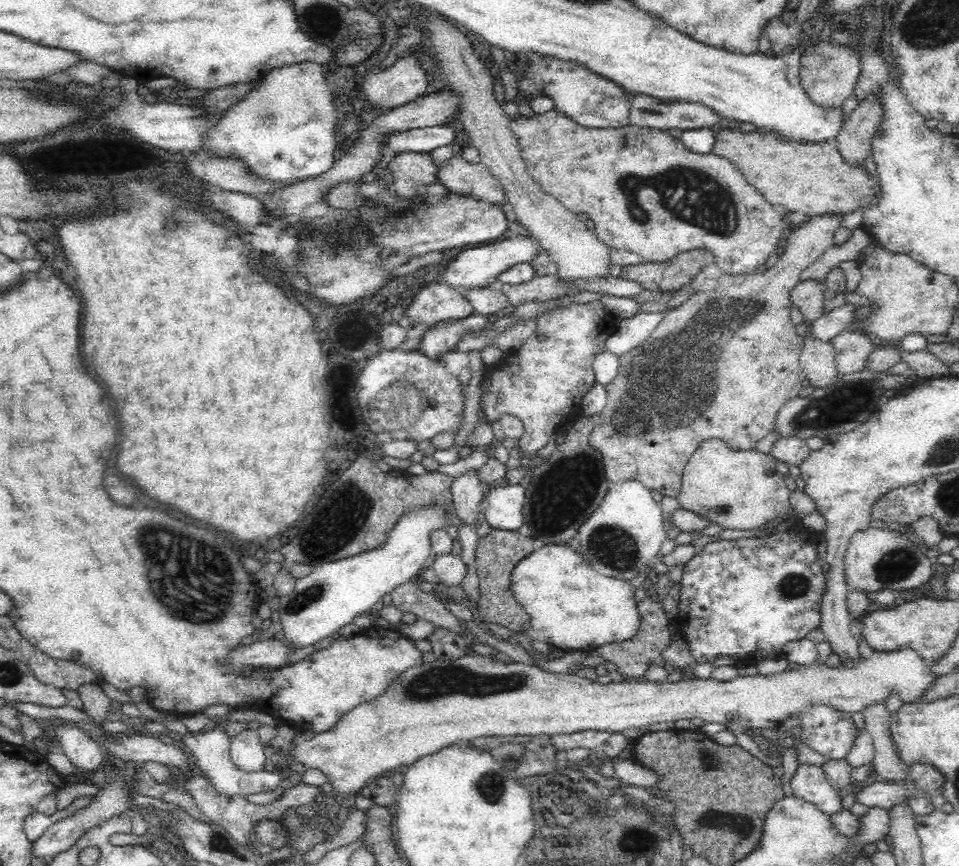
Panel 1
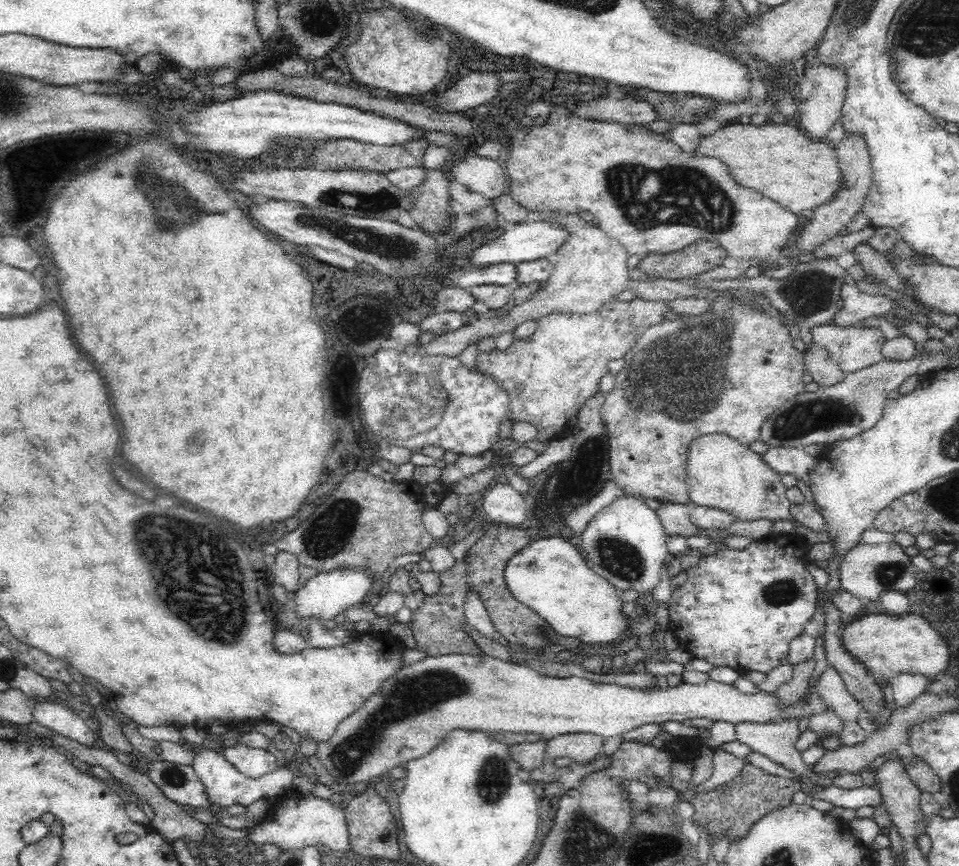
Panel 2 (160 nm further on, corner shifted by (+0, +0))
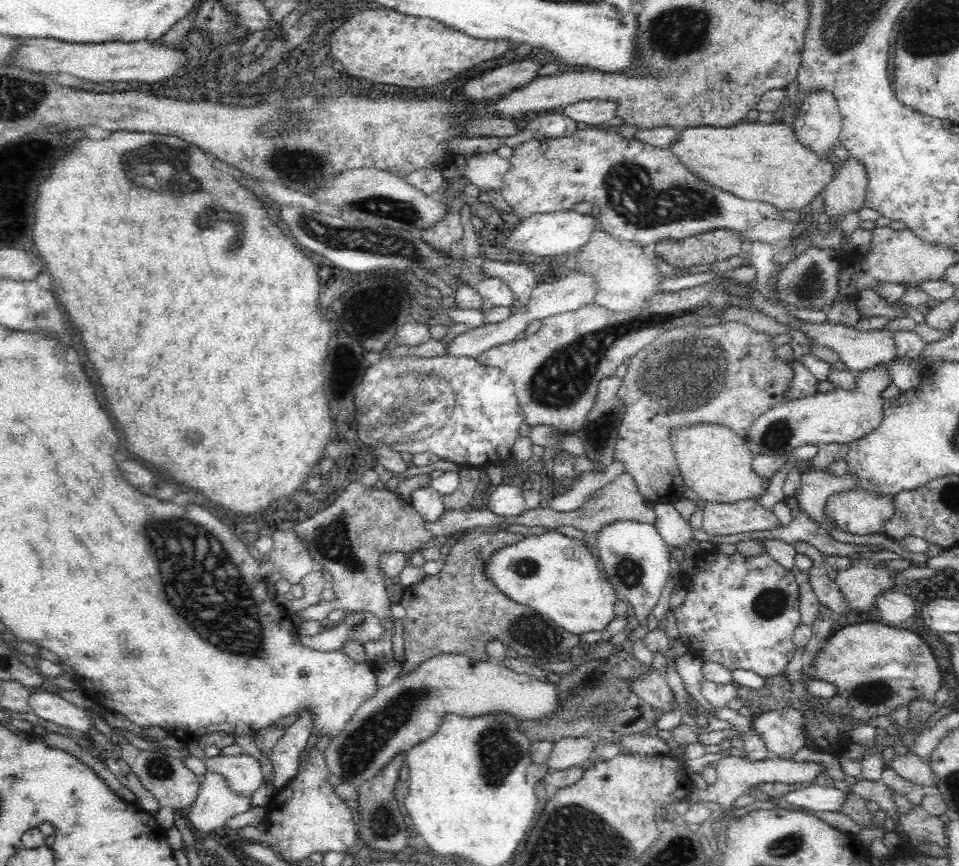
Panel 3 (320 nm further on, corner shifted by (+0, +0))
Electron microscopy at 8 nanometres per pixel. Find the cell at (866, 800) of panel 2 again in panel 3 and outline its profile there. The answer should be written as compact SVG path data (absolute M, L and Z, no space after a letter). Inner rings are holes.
M812 782L809 787L790 791L783 797L790 804L802 809L836 812L838 806L842 806L846 793L834 787L820 787L816 782Z

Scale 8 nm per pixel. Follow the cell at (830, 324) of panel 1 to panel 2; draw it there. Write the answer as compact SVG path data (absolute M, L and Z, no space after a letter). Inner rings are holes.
M846 283L841 286L841 296L843 300L842 309L838 309L832 320L829 320L830 326L836 328L848 328L864 322L866 318L872 316L894 315L894 310L898 308L898 301L875 294L867 295L858 290L858 287L852 283Z

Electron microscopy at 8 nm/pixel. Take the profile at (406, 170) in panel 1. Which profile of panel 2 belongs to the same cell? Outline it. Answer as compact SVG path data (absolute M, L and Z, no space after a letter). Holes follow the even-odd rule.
M417 166L424 177L418 186L407 192L410 208L408 213L425 232L448 232L450 230L449 203L450 178L446 170L430 170Z

